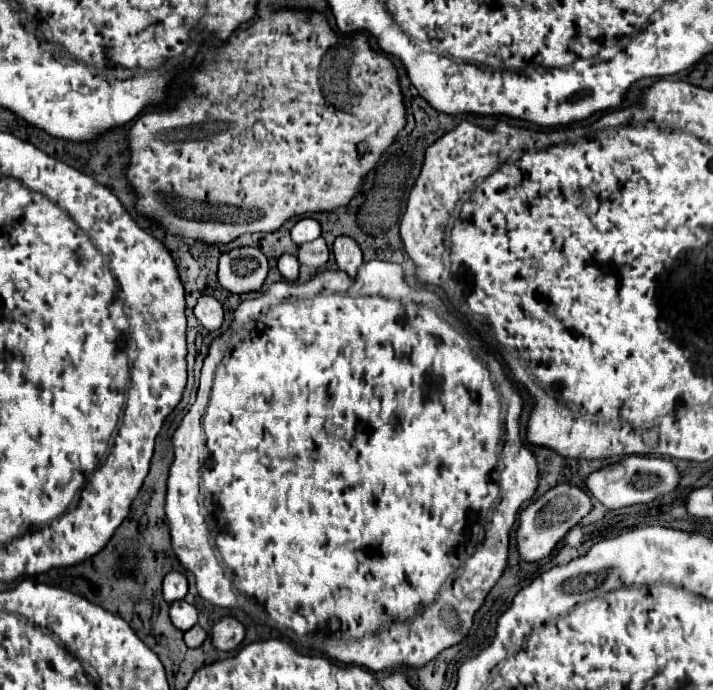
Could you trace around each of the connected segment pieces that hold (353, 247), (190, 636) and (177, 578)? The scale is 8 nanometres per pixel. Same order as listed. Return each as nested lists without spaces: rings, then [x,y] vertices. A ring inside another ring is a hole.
[[[337,237],[333,243],[333,255],[337,261],[337,269],[355,279],[359,267],[363,265],[363,253],[359,245],[351,237]]]
[[[193,625],[189,631],[185,631],[187,647],[201,647],[205,639],[207,639],[207,633],[205,633],[205,629],[201,625]]]
[[[173,571],[169,575],[165,575],[163,579],[163,597],[173,603],[179,601],[187,595],[187,577],[179,571]]]

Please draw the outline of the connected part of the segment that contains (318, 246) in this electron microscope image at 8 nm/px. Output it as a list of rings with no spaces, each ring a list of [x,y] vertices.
[[[319,237],[319,239],[299,247],[297,259],[299,259],[299,263],[303,263],[307,267],[315,267],[315,269],[323,267],[327,263],[327,259],[329,259],[329,249],[325,245],[325,239]]]

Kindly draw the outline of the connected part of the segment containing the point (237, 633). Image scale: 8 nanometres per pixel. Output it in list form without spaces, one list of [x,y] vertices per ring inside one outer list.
[[[223,617],[211,629],[213,645],[219,651],[233,651],[233,649],[237,649],[241,645],[243,637],[245,637],[245,625],[241,621],[237,621],[235,617]]]

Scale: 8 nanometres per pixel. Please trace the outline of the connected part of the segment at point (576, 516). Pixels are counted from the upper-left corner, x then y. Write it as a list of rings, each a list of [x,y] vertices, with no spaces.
[[[561,483],[549,489],[545,495],[529,503],[519,515],[517,527],[517,553],[521,561],[539,561],[547,557],[553,547],[565,537],[565,533],[575,527],[591,511],[591,497],[573,483]]]

